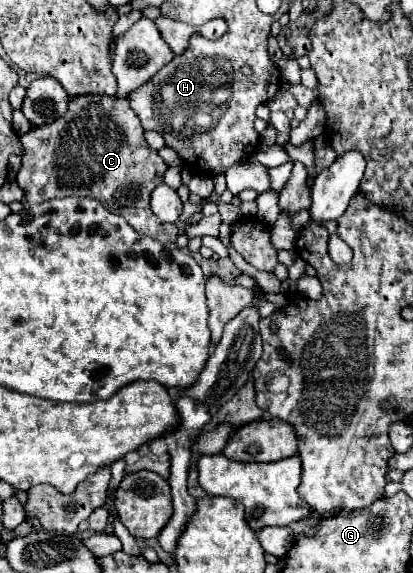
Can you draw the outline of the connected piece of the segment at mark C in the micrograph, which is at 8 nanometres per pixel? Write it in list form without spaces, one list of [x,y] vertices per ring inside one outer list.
[[[74,96],[62,118],[32,128],[20,140],[24,156],[16,180],[24,190],[24,208],[52,198],[94,198],[106,210],[122,214],[138,232],[162,244],[176,242],[178,228],[174,224],[162,224],[150,210],[150,194],[164,180],[168,164],[144,140],[144,128],[130,108],[128,96]]]

